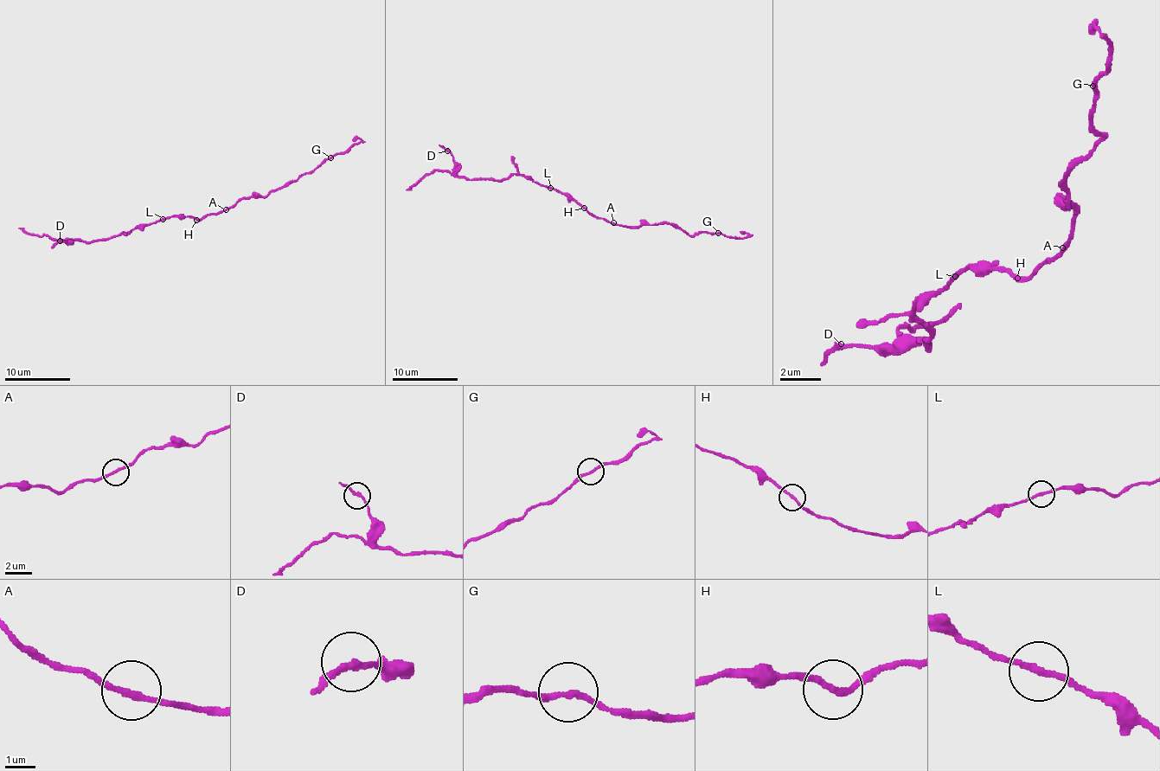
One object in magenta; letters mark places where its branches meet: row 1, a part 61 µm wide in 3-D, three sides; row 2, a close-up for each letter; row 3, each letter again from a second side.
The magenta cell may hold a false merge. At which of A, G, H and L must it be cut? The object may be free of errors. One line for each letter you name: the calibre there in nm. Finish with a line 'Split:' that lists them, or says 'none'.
Split: none

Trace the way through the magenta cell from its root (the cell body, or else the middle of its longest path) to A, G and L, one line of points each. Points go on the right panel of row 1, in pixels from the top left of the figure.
A: (1012, 273), (1017, 278), (1028, 278), (1062, 247)
G: (1012, 273), (1028, 278), (1073, 232), (1073, 212), (1062, 182), (1103, 141), (1092, 126), (1092, 86)
L: (1012, 273), (1007, 273), (1002, 267), (967, 267), (957, 278)

